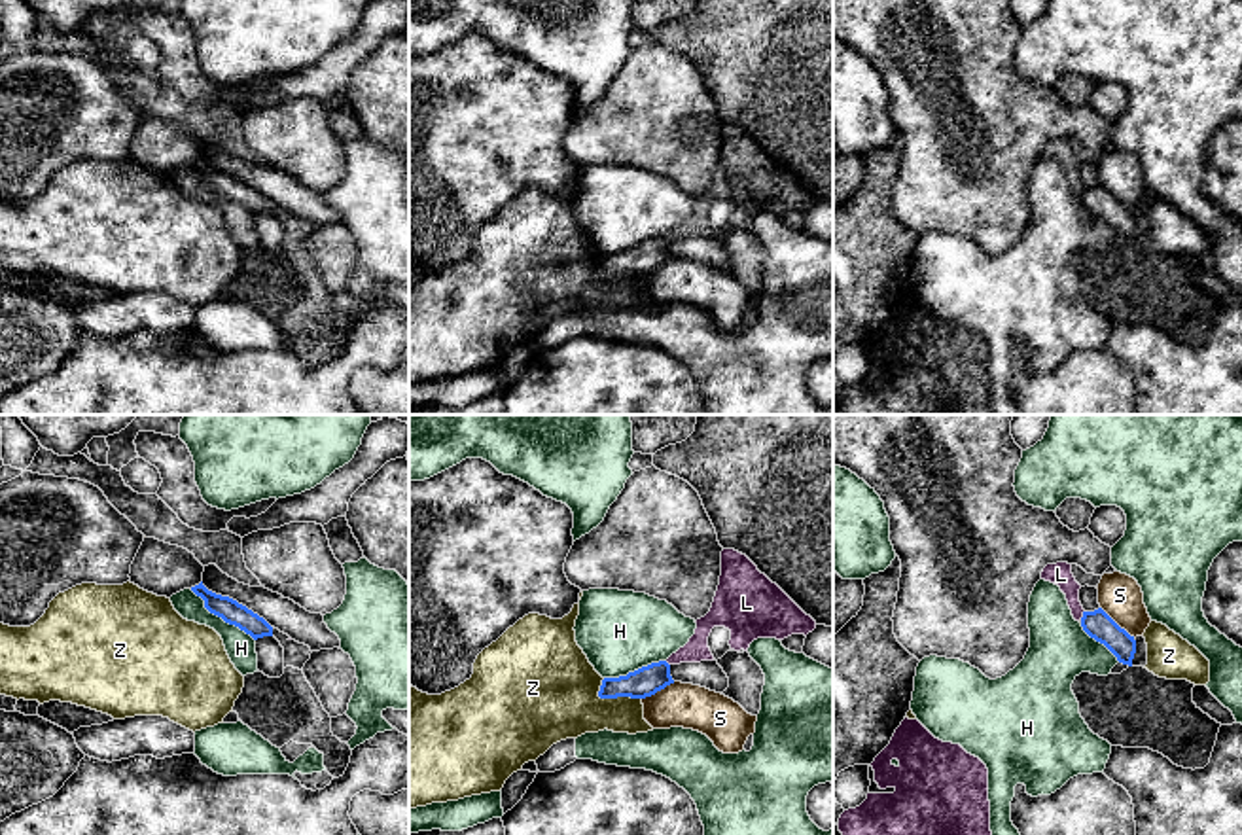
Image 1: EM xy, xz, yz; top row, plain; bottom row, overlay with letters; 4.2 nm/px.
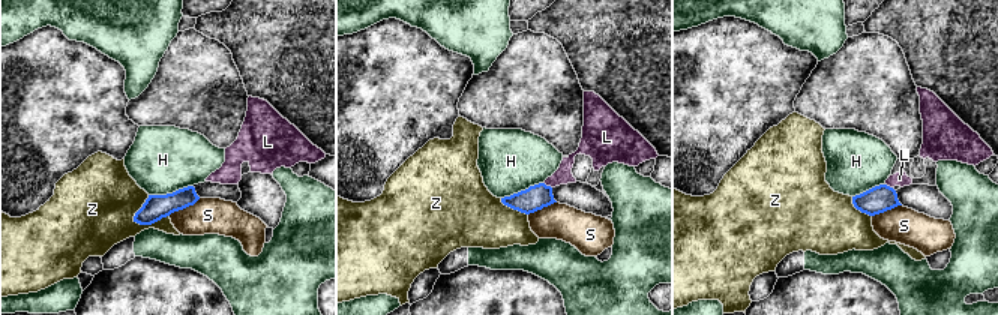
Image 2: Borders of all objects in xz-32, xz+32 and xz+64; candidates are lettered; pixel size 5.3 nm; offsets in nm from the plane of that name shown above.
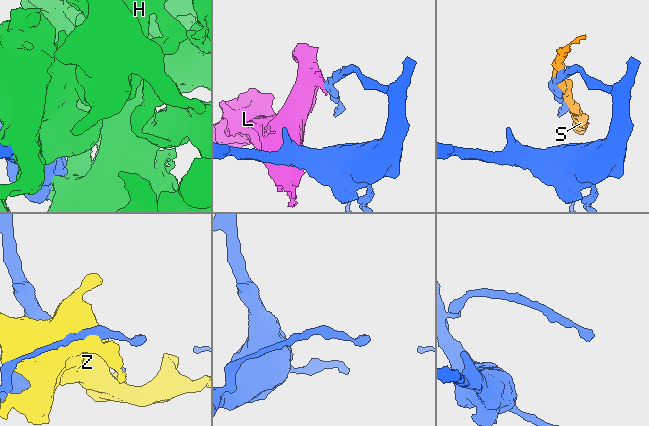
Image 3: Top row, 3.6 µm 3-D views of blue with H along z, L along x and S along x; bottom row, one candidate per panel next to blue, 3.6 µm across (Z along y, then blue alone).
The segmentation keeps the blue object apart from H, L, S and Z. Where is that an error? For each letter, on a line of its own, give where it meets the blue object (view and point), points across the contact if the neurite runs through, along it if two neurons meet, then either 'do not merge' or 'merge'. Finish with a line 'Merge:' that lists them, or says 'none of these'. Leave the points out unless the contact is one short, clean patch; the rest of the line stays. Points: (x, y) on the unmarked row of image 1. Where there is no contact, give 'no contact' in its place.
H: contact xy (220, 192); do not merge
L: contact yz (1083, 192); border yz (1083, 186), (1080, 195); do not merge
S: contact yz (1116, 199); do not merge
Z: contact xz (618, 271); do not merge
Merge: none of these

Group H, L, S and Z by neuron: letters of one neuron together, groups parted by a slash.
H / L / S / Z

